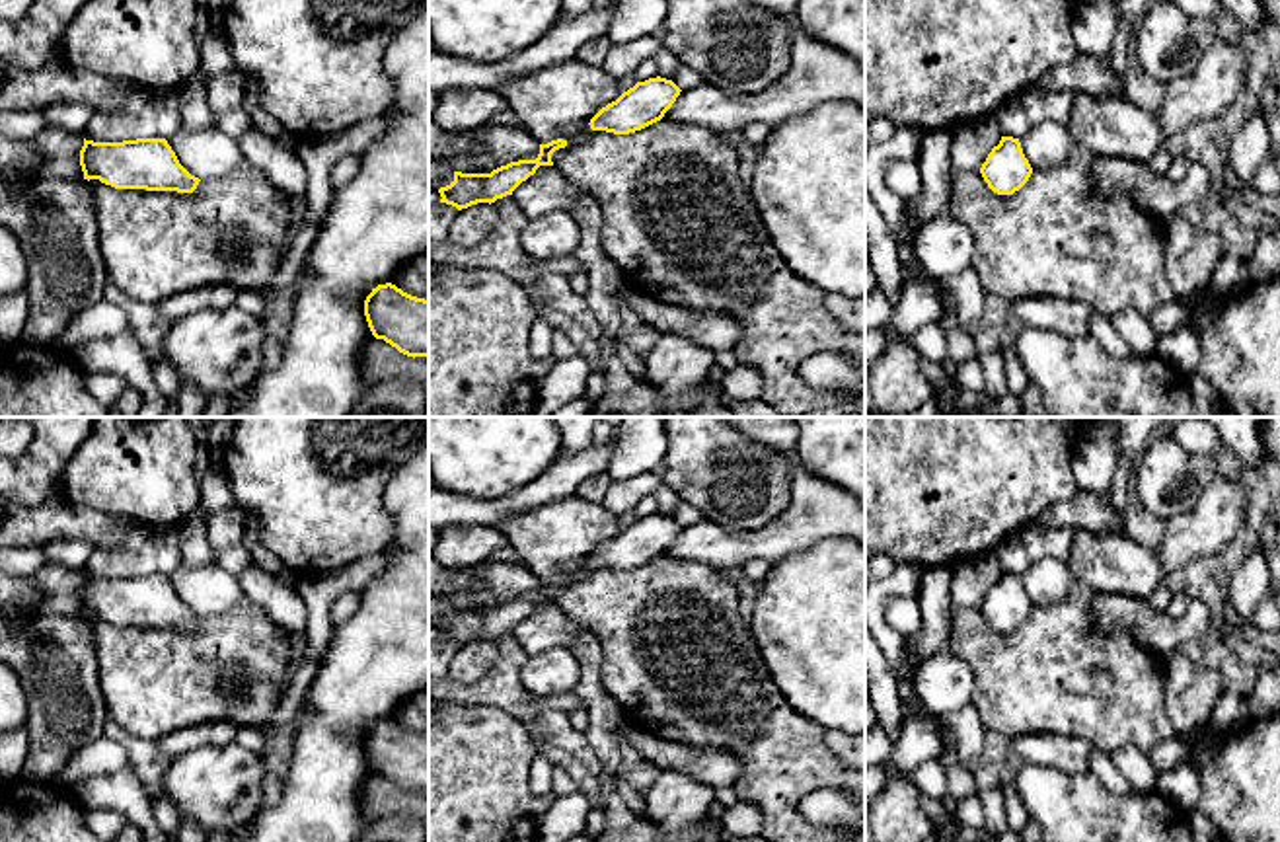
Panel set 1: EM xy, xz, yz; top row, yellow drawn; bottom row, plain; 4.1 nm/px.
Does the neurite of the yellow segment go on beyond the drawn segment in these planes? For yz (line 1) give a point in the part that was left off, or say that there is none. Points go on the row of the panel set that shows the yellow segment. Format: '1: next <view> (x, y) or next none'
1: next none

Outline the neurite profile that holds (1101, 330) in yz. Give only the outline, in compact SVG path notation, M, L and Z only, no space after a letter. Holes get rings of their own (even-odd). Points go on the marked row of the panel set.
M1095 312L1089 322L1089 335L1112 357L1124 359L1134 355L1128 343L1114 329L1109 316Z

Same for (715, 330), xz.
M631 290L623 300L660 335L684 335L715 353L734 347L744 325L727 312L696 312Z

